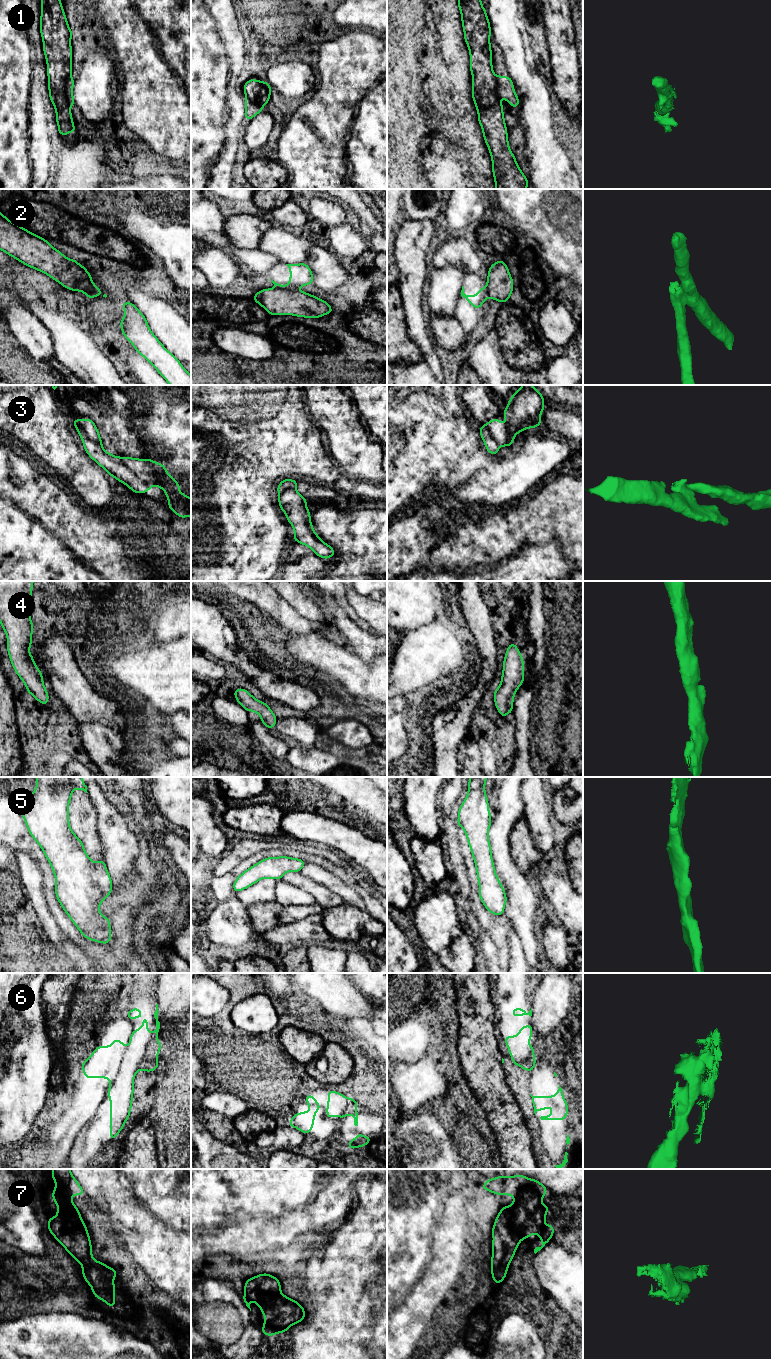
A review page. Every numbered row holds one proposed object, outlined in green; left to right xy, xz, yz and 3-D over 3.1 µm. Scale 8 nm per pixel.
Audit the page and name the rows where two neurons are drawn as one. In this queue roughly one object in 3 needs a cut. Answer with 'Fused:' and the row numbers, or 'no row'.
Fused: 2, 3, 6

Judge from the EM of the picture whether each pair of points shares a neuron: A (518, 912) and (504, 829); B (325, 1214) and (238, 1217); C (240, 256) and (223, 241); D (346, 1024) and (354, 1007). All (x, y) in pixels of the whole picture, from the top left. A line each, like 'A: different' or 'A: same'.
A: same
B: same
C: same
D: different

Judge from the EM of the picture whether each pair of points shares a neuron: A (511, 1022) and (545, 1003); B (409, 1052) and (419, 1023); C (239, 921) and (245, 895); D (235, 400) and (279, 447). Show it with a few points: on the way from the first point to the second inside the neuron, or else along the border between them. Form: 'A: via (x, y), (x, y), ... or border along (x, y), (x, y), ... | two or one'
A: border along (540, 985), (531, 1007) | two
B: via (409, 1045), (409, 1038), (417, 1030) | one
C: border along (235, 895), (246, 907) | two
D: via (244, 412), (267, 435) | one

